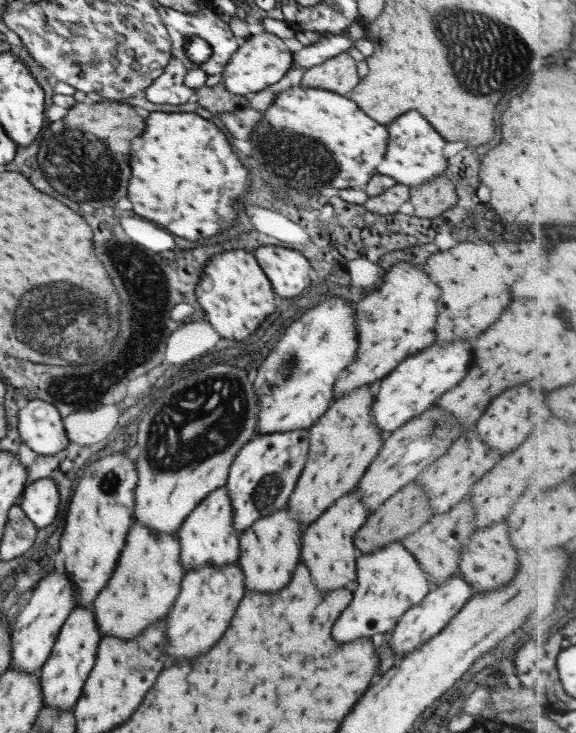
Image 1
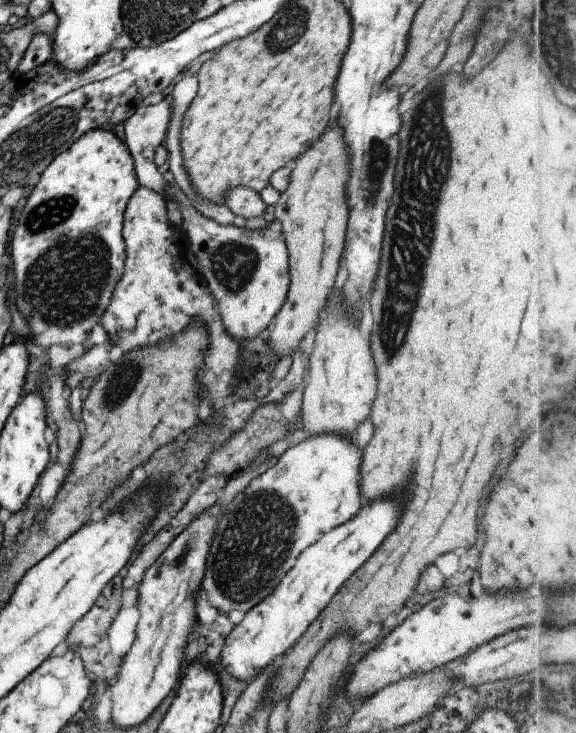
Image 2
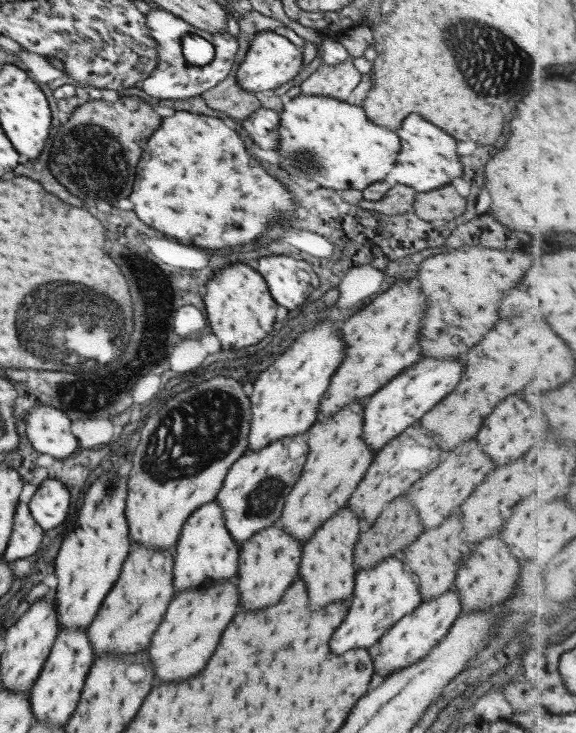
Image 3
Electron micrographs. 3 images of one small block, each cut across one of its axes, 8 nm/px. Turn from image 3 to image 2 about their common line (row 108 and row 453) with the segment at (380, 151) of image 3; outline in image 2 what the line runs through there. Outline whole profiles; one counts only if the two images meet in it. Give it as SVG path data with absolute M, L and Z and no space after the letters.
M322 433L311 437L306 437L298 444L288 447L287 450L278 458L274 459L266 472L256 476L250 480L249 484L234 496L233 500L227 504L221 512L221 517L217 518L217 527L215 535L211 542L207 561L205 564L205 573L202 577L202 587L207 590L209 601L218 609L222 614L229 614L230 610L240 610L246 612L252 606L256 606L262 602L273 590L278 586L278 583L290 572L294 566L296 559L301 555L301 552L313 545L324 533L331 531L334 527L344 524L348 518L356 516L358 510L362 508L363 496L361 495L361 466L363 464L363 450L356 445L355 436L341 437L338 433Z

